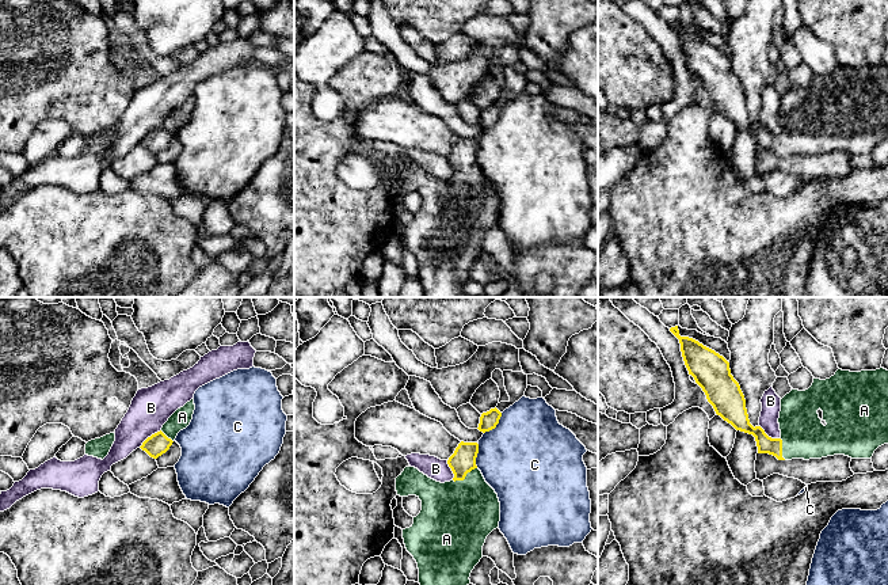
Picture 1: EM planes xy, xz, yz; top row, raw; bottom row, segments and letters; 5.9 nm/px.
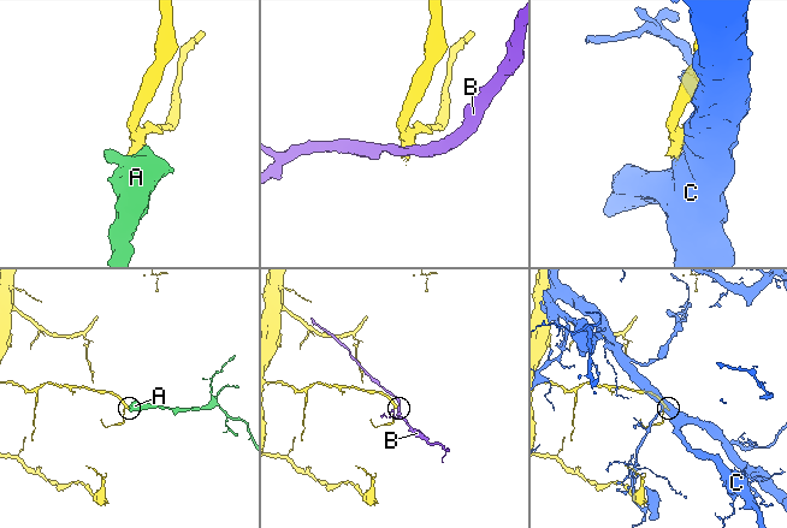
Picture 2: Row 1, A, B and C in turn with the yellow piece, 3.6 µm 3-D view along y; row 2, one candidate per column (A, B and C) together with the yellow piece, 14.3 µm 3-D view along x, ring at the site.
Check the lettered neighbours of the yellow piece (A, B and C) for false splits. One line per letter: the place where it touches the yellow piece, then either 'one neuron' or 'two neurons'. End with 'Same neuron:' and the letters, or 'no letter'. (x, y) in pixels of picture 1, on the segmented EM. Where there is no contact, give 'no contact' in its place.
A: meets yellow in xz at (465, 475); one neuron
B: meets yellow in xy at (151, 436); two neurons
C: meets yellow in xz at (496, 424); two neurons
Same neuron: A

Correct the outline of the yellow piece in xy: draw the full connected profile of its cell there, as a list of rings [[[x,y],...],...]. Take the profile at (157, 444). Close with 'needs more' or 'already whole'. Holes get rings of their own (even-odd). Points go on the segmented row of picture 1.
[[[191,399],[183,407],[178,409],[163,425],[161,430],[148,437],[140,448],[153,459],[165,453],[178,433],[190,425],[194,410],[195,404],[194,399]]] | needs more

